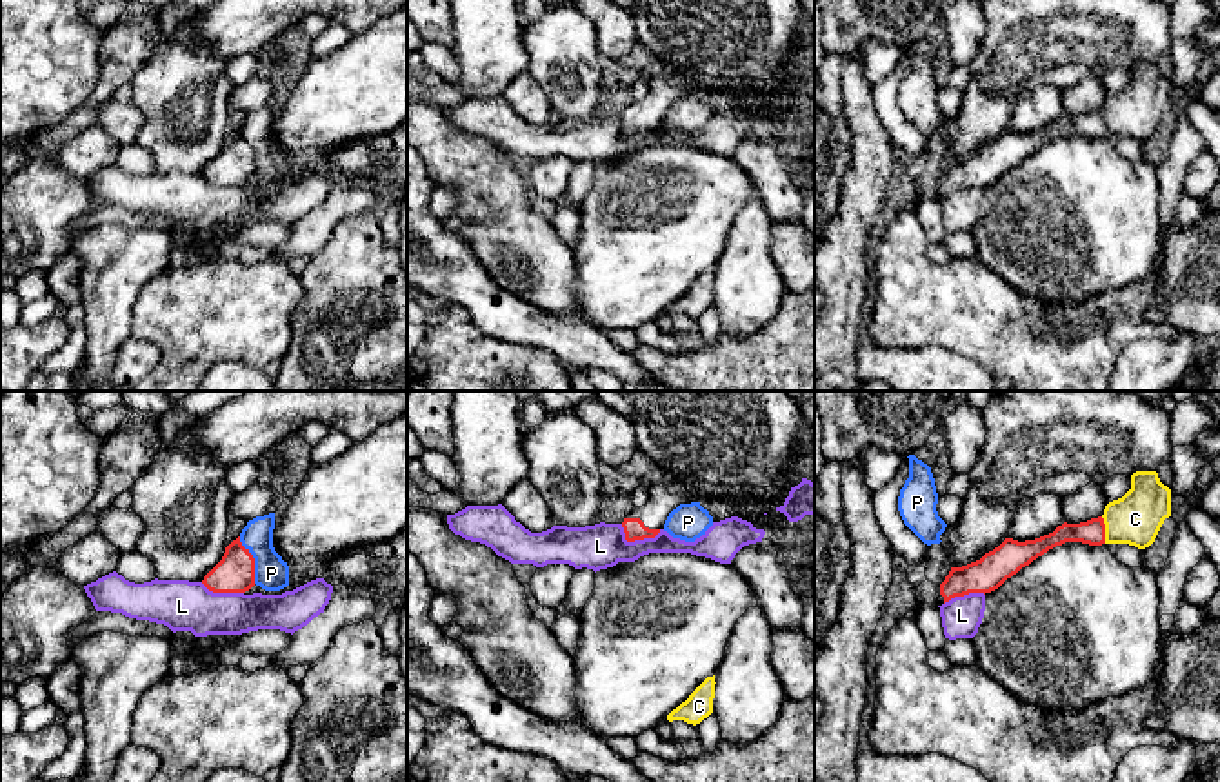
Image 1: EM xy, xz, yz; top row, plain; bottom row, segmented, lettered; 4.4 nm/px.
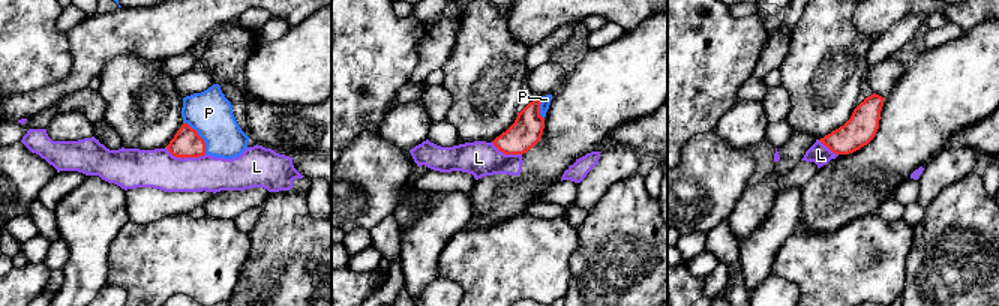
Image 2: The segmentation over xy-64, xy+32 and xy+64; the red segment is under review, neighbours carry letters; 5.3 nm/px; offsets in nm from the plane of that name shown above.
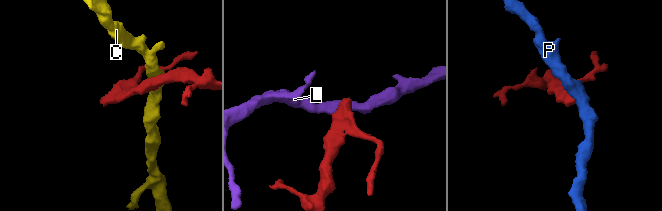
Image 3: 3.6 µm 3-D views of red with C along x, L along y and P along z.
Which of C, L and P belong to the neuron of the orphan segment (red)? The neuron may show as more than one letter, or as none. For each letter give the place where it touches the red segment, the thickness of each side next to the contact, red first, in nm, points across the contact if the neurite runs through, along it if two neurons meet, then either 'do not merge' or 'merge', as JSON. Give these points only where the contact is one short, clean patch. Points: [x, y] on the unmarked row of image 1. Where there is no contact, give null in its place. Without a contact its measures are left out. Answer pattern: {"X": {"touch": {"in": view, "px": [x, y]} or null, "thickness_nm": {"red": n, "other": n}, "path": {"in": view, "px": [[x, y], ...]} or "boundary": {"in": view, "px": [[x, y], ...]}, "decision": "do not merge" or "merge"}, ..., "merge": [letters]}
{"C": {"touch": {"in": "yz", "px": [1104, 122]}, "thickness_nm": {"red": 110, "other": 240}, "boundary": {"in": "yz", "px": [[1100, 110], [1106, 120], [1106, 135]]}, "decision": "do not merge"}, "L": {"touch": {"in": "xz", "px": [637, 131]}, "thickness_nm": {"red": 90, "other": 200}, "boundary": {"in": "xz", "px": [[620, 117], [628, 133], [651, 131], [660, 122]]}, "decision": "do not merge"}, "P": {"touch": {"in": "xy", "px": [253, 153]}, "thickness_nm": {"red": 180, "other": 160}, "boundary": {"in": "xy", "px": [[239, 130], [253, 151], [255, 175]]}, "decision": "do not merge"}, "merge": []}

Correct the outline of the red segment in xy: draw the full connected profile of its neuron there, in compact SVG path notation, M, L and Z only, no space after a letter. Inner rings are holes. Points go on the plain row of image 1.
M240 129L225 140L222 153L202 176L213 185L245 185L255 178L255 151L242 138Z

